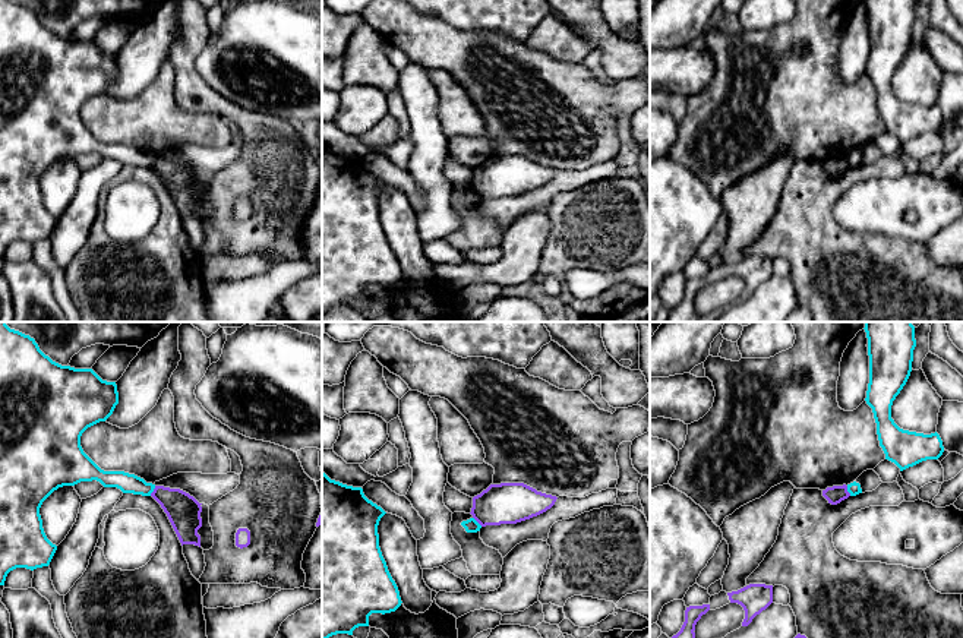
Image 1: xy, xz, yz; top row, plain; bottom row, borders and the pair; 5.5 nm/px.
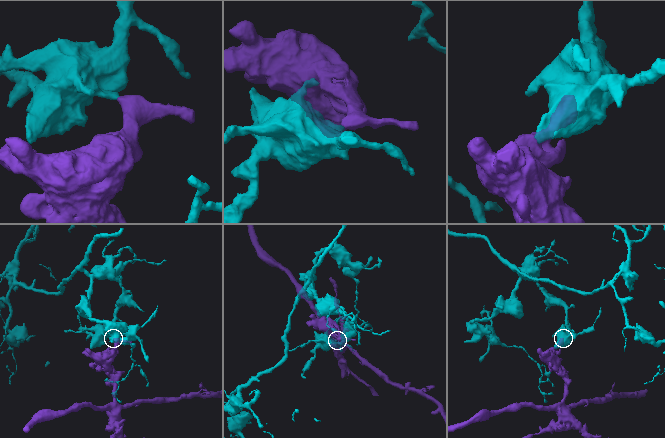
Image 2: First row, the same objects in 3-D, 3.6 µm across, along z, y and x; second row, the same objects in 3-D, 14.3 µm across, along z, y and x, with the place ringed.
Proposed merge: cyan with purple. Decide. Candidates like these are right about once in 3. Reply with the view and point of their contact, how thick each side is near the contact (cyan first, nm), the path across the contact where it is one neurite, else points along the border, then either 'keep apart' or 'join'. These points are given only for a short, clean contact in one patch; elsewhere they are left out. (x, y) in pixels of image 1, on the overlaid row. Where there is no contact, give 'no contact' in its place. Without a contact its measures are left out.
contact xy (152, 490); calibres 110 and 190 nm; border xy (155, 486), (150, 495); keep apart

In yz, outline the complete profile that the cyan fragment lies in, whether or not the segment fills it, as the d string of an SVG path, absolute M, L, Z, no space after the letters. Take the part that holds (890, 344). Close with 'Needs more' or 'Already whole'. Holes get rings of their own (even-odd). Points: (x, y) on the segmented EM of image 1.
M865 322L869 356L866 404L872 408L880 446L885 459L900 471L926 459L938 459L943 452L940 435L900 429L891 419L891 405L906 385L916 347L912 322Z. Already whole

